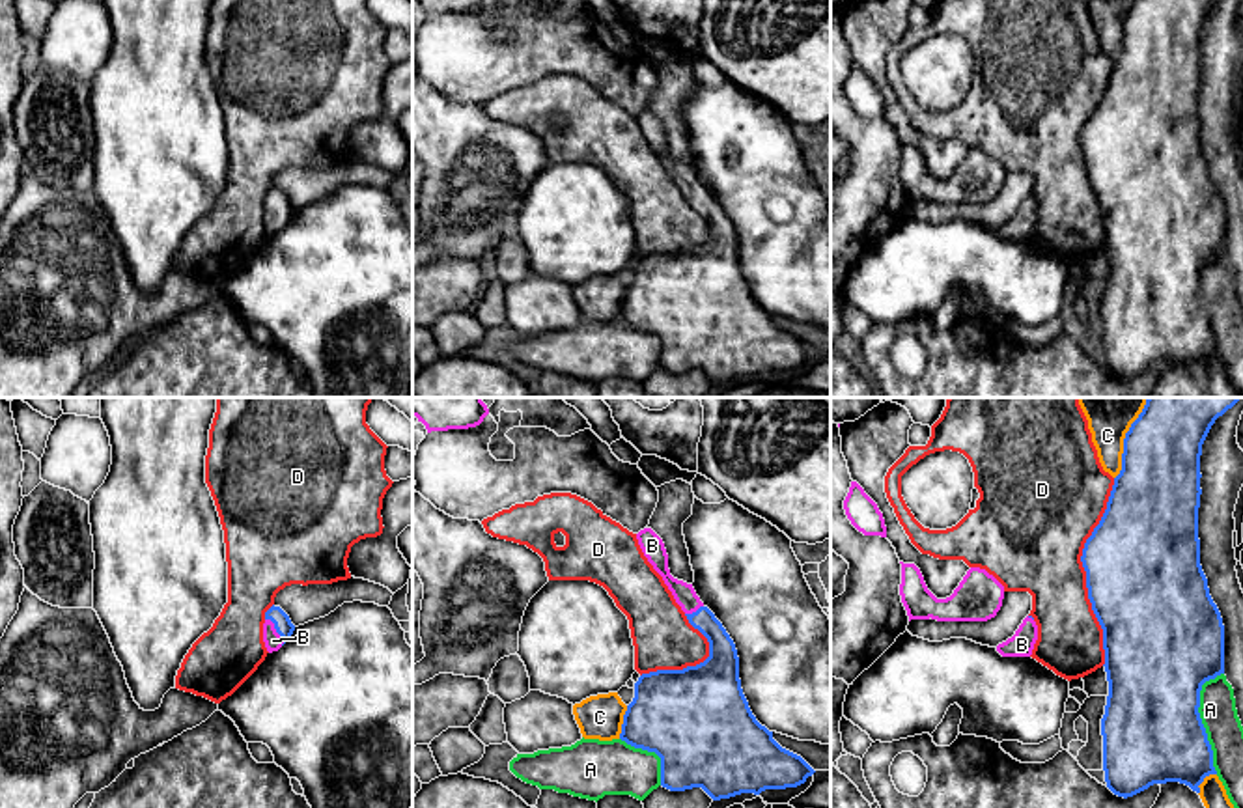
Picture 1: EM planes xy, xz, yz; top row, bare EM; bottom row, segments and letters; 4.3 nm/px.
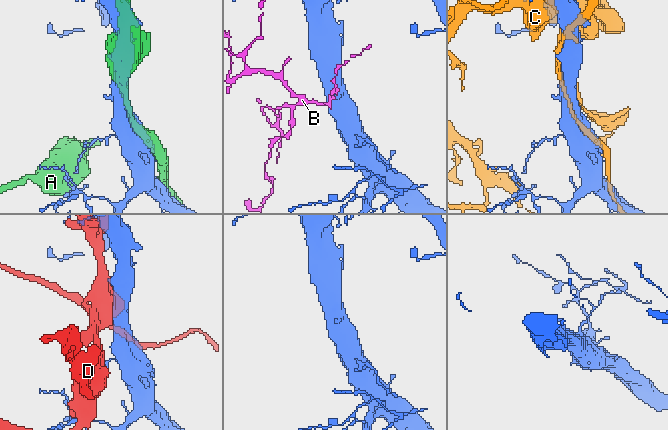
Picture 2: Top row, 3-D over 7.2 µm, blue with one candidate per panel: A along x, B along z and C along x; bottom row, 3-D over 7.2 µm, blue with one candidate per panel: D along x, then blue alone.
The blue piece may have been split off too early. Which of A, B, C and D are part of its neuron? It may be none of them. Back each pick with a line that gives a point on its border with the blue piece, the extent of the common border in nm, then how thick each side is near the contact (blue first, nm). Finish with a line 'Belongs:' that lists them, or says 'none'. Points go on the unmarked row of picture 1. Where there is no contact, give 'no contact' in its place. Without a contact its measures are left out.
B: contact xy (277, 213); length 140 nm; calibres 80 and 80 nm
Belongs: B

